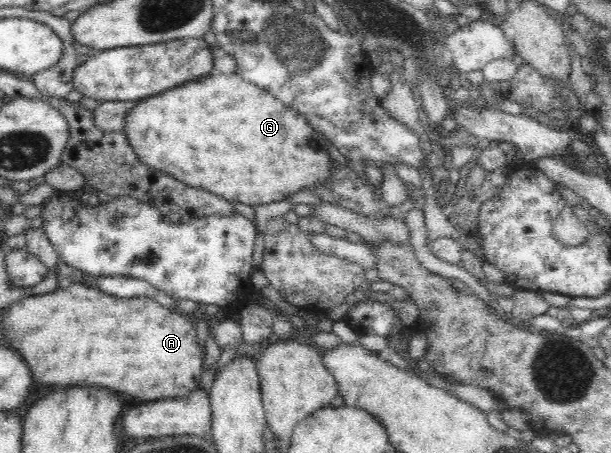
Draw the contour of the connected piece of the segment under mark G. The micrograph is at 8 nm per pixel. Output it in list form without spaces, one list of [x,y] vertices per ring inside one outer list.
[[[213,71],[199,80],[189,80],[175,88],[137,100],[125,112],[123,132],[129,148],[139,162],[171,175],[183,184],[202,188],[230,203],[242,202],[251,207],[284,200],[285,194],[325,184],[329,178],[331,157],[315,138],[315,129],[305,117],[285,107],[279,99],[265,93],[237,73]]]

